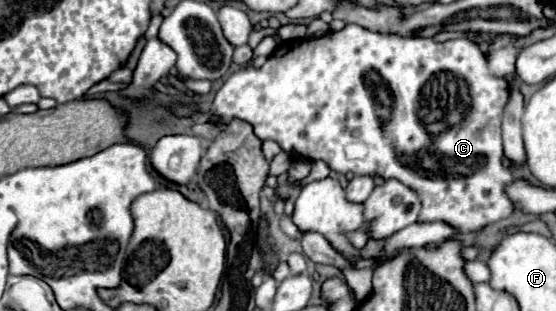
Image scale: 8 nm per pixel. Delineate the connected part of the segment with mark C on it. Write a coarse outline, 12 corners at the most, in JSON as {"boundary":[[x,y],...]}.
{"boundary":[[346,24],[214,98],[214,140],[396,178],[418,222],[516,208],[472,40]]}

